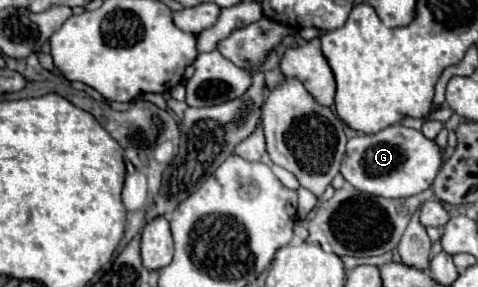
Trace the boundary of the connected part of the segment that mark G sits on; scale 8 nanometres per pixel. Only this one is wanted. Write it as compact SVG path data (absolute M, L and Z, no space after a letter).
M400 124L388 126L376 134L364 134L348 140L342 162L342 176L358 190L382 198L408 198L430 188L444 160L444 150L420 130Z

